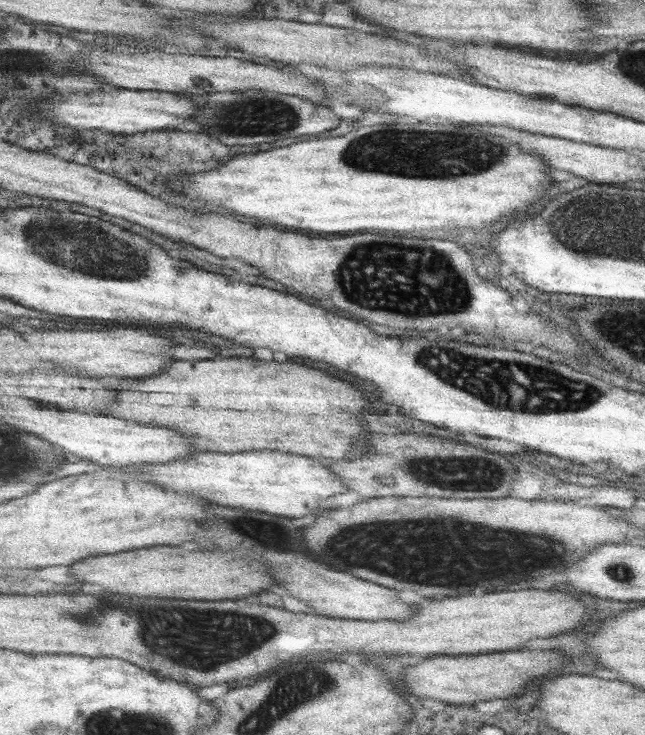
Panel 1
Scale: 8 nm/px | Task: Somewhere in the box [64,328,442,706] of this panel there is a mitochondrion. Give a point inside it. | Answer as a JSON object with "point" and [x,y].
{"point":[194,640]}

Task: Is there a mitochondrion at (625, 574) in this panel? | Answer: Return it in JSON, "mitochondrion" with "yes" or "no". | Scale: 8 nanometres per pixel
{"mitochondrion":"no"}

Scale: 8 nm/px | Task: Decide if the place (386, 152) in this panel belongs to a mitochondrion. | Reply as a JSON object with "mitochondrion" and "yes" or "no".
{"mitochondrion":"yes"}

